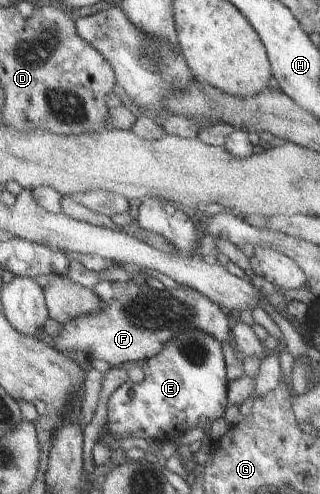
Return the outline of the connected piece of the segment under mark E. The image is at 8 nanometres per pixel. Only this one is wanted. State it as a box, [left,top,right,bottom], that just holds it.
[106,329,228,442]

